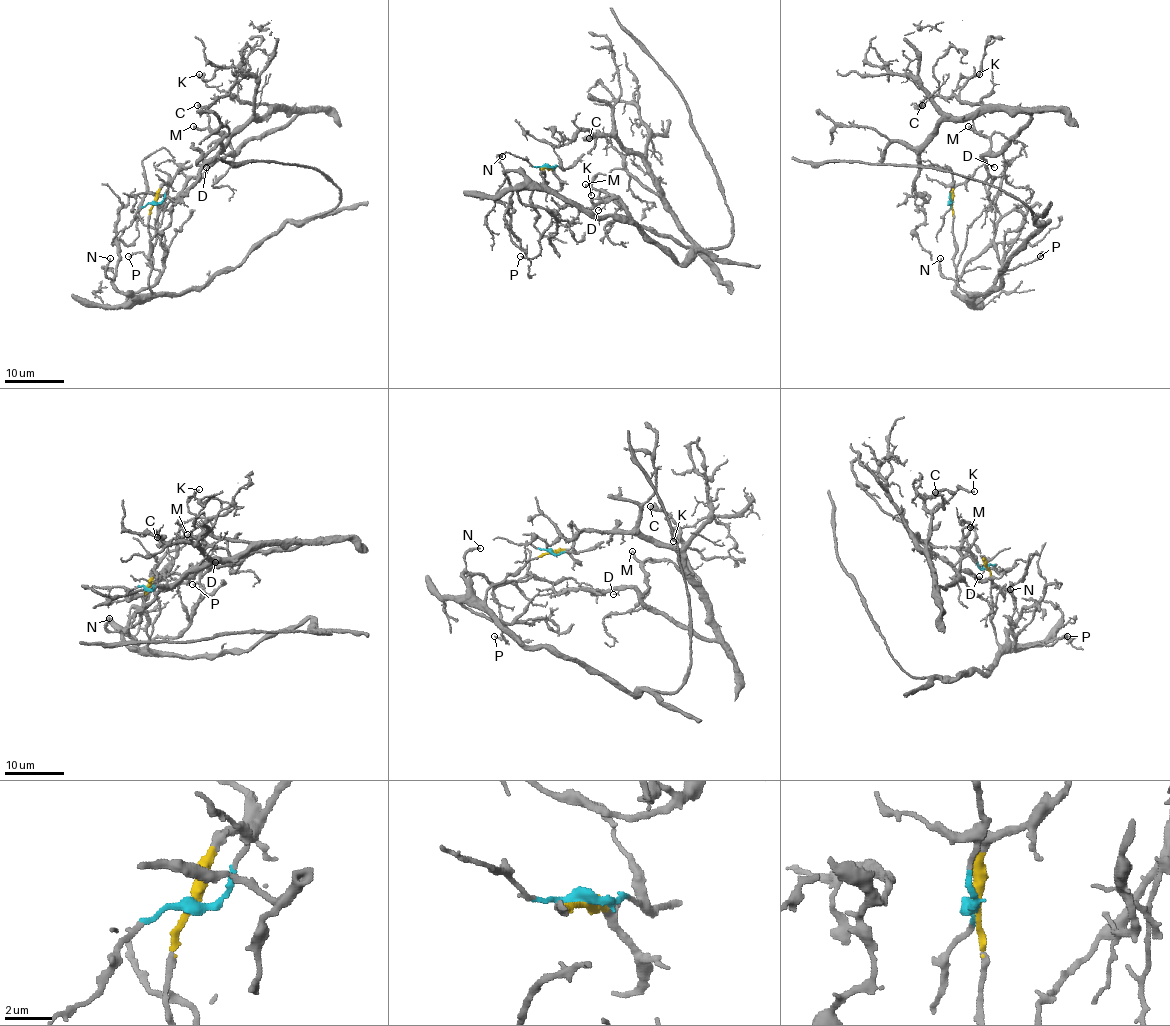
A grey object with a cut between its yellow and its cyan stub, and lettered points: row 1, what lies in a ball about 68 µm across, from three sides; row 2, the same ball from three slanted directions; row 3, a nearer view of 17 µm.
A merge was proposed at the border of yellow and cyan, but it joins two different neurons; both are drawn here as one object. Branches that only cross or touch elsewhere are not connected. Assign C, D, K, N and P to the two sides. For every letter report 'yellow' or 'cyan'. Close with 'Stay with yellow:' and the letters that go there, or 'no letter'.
C: cyan
D: cyan
K: cyan
N: yellow
P: yellow
Stay with yellow: N, P

